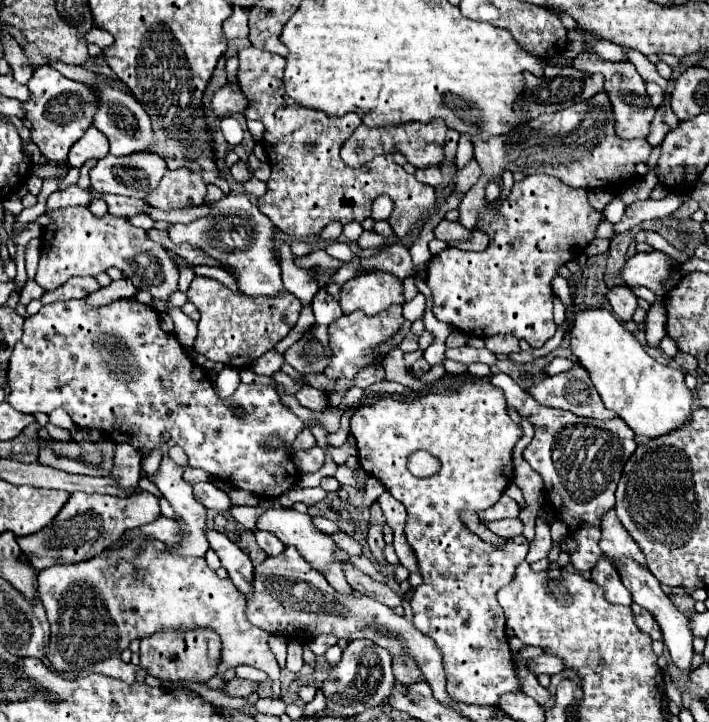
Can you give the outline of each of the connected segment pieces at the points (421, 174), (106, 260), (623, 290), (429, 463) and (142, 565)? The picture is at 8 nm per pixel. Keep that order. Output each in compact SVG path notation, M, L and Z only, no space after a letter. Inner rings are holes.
M418 168L416 178L420 178L420 182L432 186L432 188L438 188L444 184L444 178L442 178L442 172L438 168Z
M88 206L46 210L44 214L50 216L52 222L42 232L44 246L38 272L34 276L34 280L44 290L54 290L72 276L96 276L114 266L122 270L138 290L146 290L152 294L152 298L166 304L166 314L174 320L174 336L186 350L194 348L198 322L170 304L170 294L178 288L178 264L164 246L152 242L148 238L148 232L132 226L128 218L112 216L110 212L104 216L94 216Z
M618 286L614 290L608 290L608 300L610 300L610 304L612 304L612 308L620 320L624 320L624 322L632 320L634 310L638 306L638 298L632 294L630 288Z
M414 452L408 458L408 468L418 478L430 478L432 474L436 474L440 470L440 462L428 452Z
M140 534L126 546L118 546L114 550L106 550L92 560L84 560L80 564L58 564L46 568L38 574L38 592L42 604L48 614L48 622L52 626L48 662L54 670L64 670L70 674L104 674L116 676L120 680L134 682L134 666L120 660L120 654L128 644L136 638L150 636L164 628L196 628L206 626L220 634L222 638L222 662L220 670L236 668L238 664L248 664L258 670L264 670L270 680L278 680L280 666L274 654L268 648L268 632L256 628L248 622L244 612L244 594L234 586L230 578L218 578L214 570L208 568L206 558L196 556L174 556L168 554L162 542L152 540L144 542L146 536Z

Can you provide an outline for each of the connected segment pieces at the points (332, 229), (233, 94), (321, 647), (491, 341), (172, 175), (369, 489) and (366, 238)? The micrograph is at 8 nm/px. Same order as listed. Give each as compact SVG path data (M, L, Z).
M330 222L321 232L320 239L323 241L335 241L342 234L343 226L337 222Z
M228 84L224 88L220 88L212 98L212 112L218 118L230 116L234 112L244 112L246 106L248 106L246 96L240 90L232 90L232 86L228 86Z
M316 636L308 646L314 654L324 654L326 648L332 644L338 644L338 640L334 640L334 636Z
M498 334L498 336L488 336L484 338L484 344L490 352L494 354L512 354L512 352L520 352L518 346L518 338L510 336L510 334Z
M182 166L164 174L160 186L148 196L148 204L158 210L200 206L204 204L206 188L208 184L202 180L200 172Z
M370 478L368 484L366 484L366 496L368 496L372 502L374 502L374 500L384 492L384 490L386 490L386 488L384 488L382 482L376 480L376 478Z
M368 230L368 232L364 232L364 234L358 238L358 244L360 244L362 248L384 248L384 246L386 246L386 238L380 236L380 234L376 234L374 230Z

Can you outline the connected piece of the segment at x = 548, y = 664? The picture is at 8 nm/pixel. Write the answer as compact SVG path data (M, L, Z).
M542 654L542 656L538 656L536 660L534 660L534 664L530 666L530 670L534 672L534 674L560 674L562 670L564 670L566 666L560 662L560 658L556 658L554 654Z

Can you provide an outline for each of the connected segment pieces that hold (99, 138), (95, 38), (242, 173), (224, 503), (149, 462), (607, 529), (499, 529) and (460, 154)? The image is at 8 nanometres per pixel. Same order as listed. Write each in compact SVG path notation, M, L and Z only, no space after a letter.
M90 126L86 130L86 134L70 148L68 164L74 168L80 168L86 160L90 160L90 158L100 160L106 154L108 154L108 140L104 138L104 134L100 130Z
M94 28L92 32L88 32L88 34L86 34L86 40L88 40L90 44L100 46L102 50L106 50L106 48L110 48L110 44L114 44L112 34L108 34L108 32L102 30L102 28Z
M238 160L236 164L232 164L230 172L232 172L234 180L238 180L238 182L246 182L248 178L252 178L252 174L248 172L248 166L246 166L246 162L242 162L242 160Z
M212 482L194 484L194 498L204 504L204 508L212 508L216 512L228 512L232 504L228 502L228 494L218 490Z
M154 448L146 458L142 458L142 470L150 476L154 476L160 470L160 462L162 462L162 450Z
M614 510L606 512L602 518L602 538L600 538L600 548L606 556L614 558L614 560L634 560L640 566L646 568L644 562L644 554L638 548L638 544L632 540L632 536L624 530L624 526L620 524L620 520L616 518Z
M520 518L514 520L498 520L498 522L484 522L494 534L502 536L502 538L514 538L514 536L522 536L524 524Z
M464 133L460 135L456 153L456 169L462 169L468 161L473 158L473 144L469 138L469 134Z

